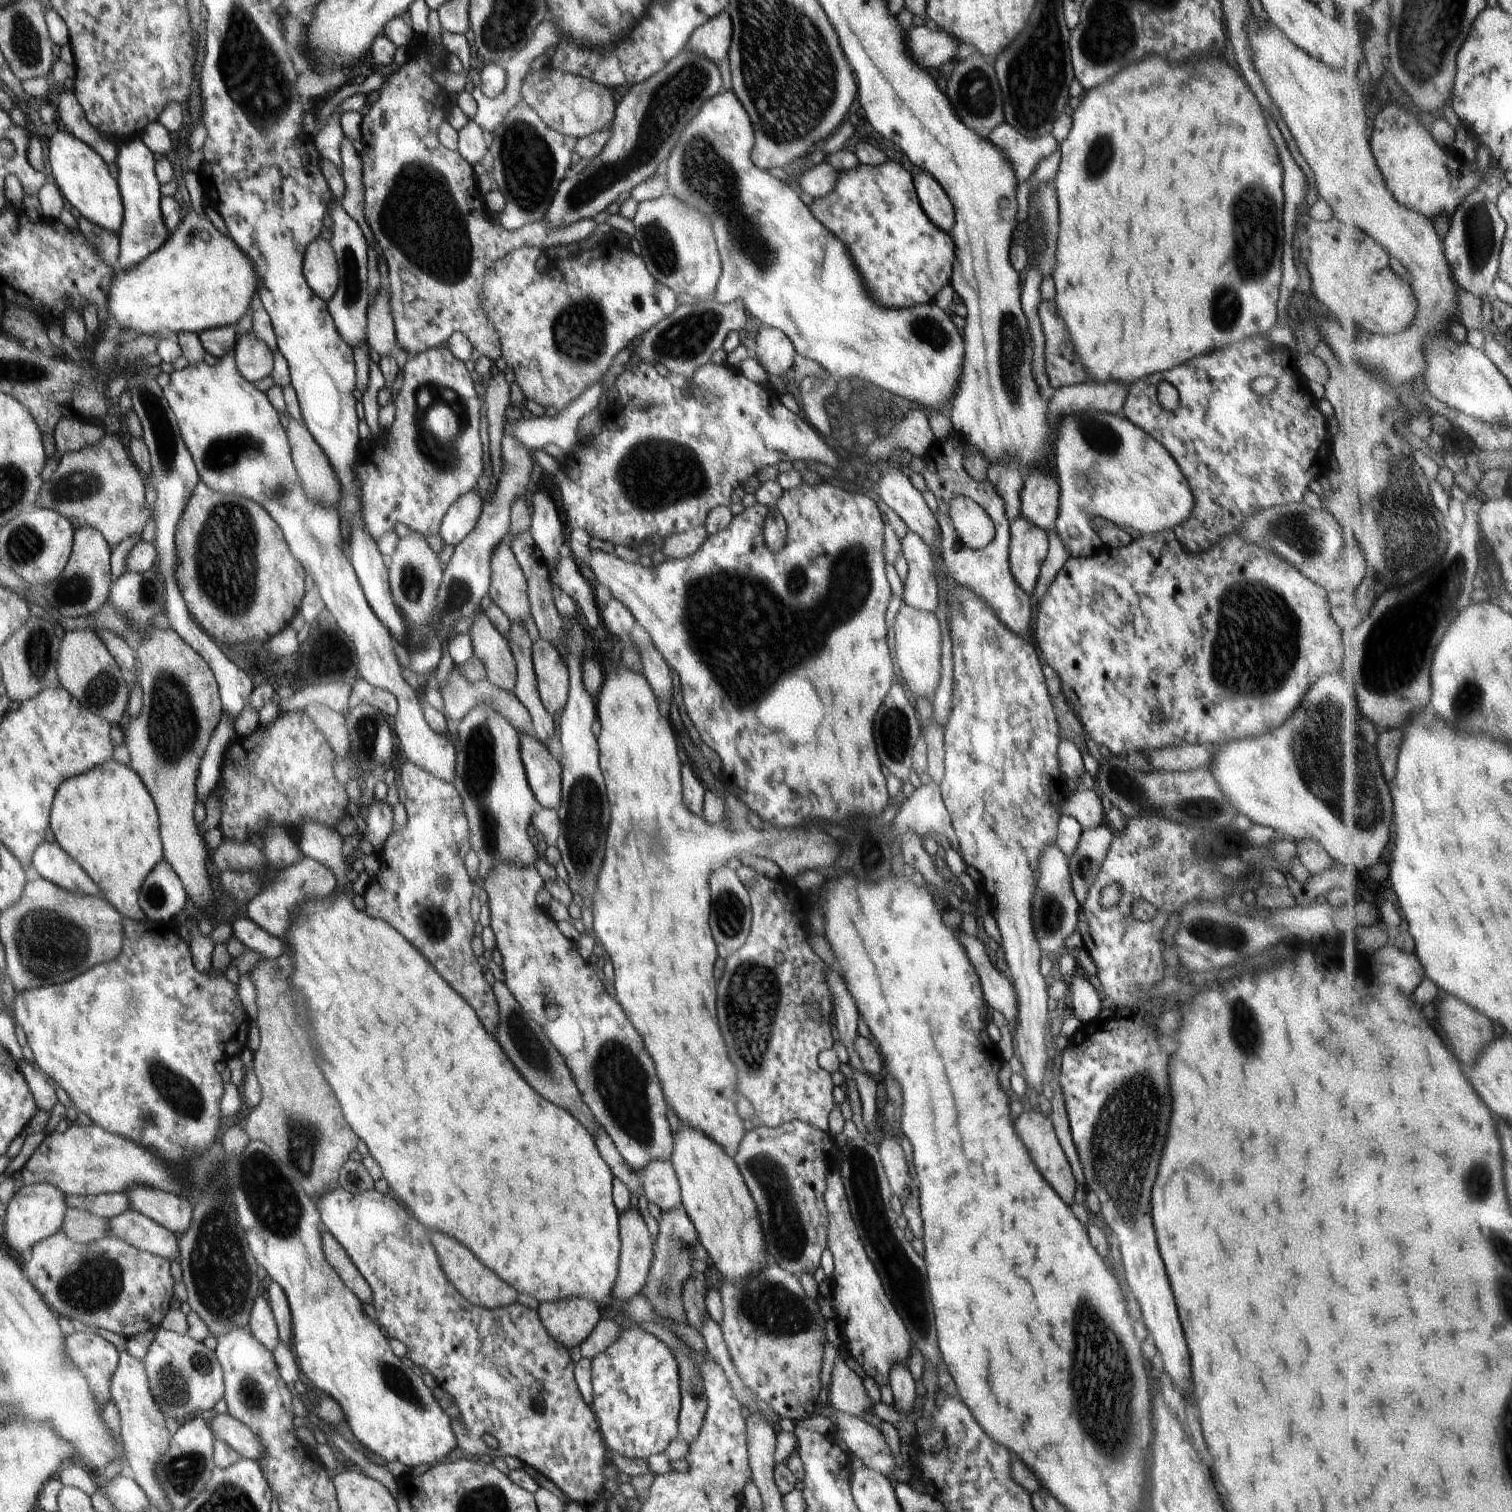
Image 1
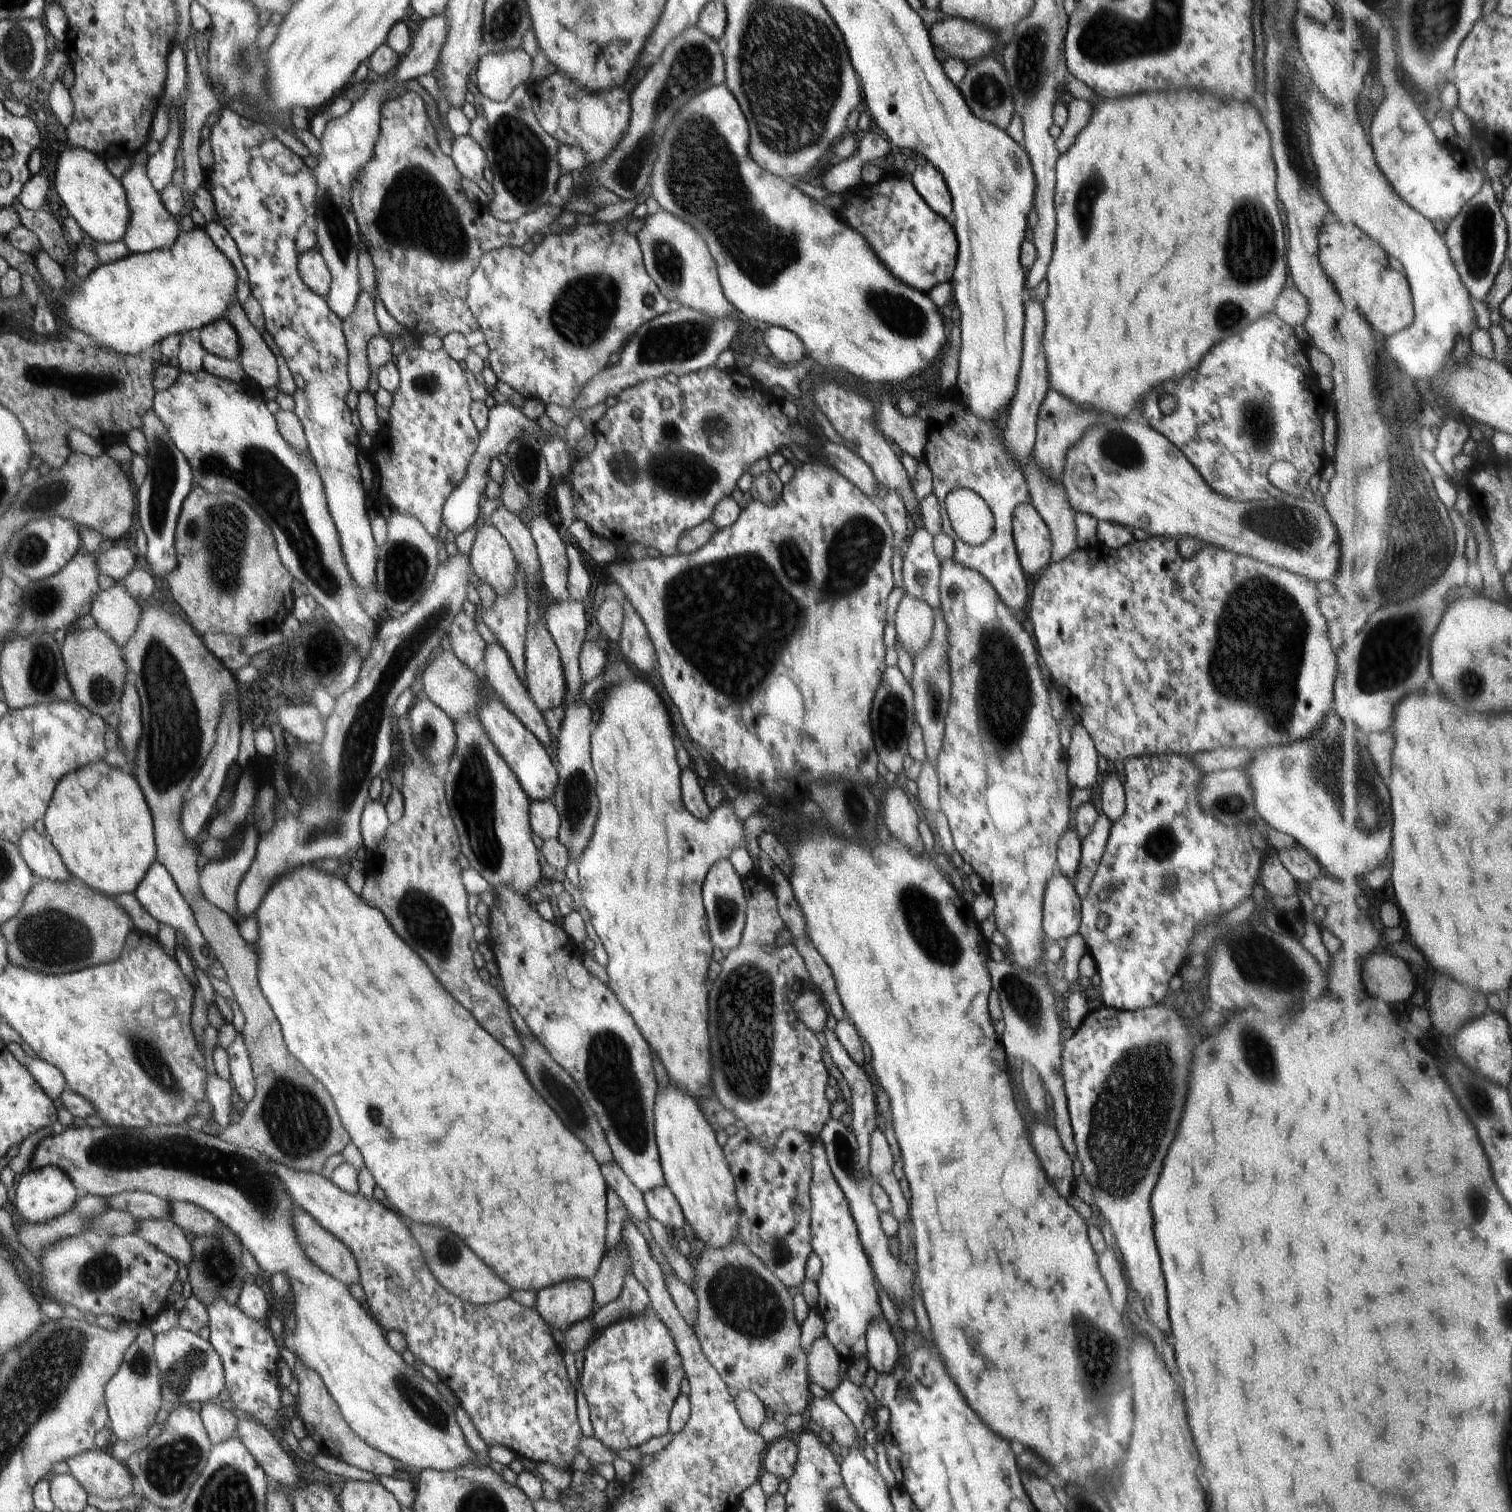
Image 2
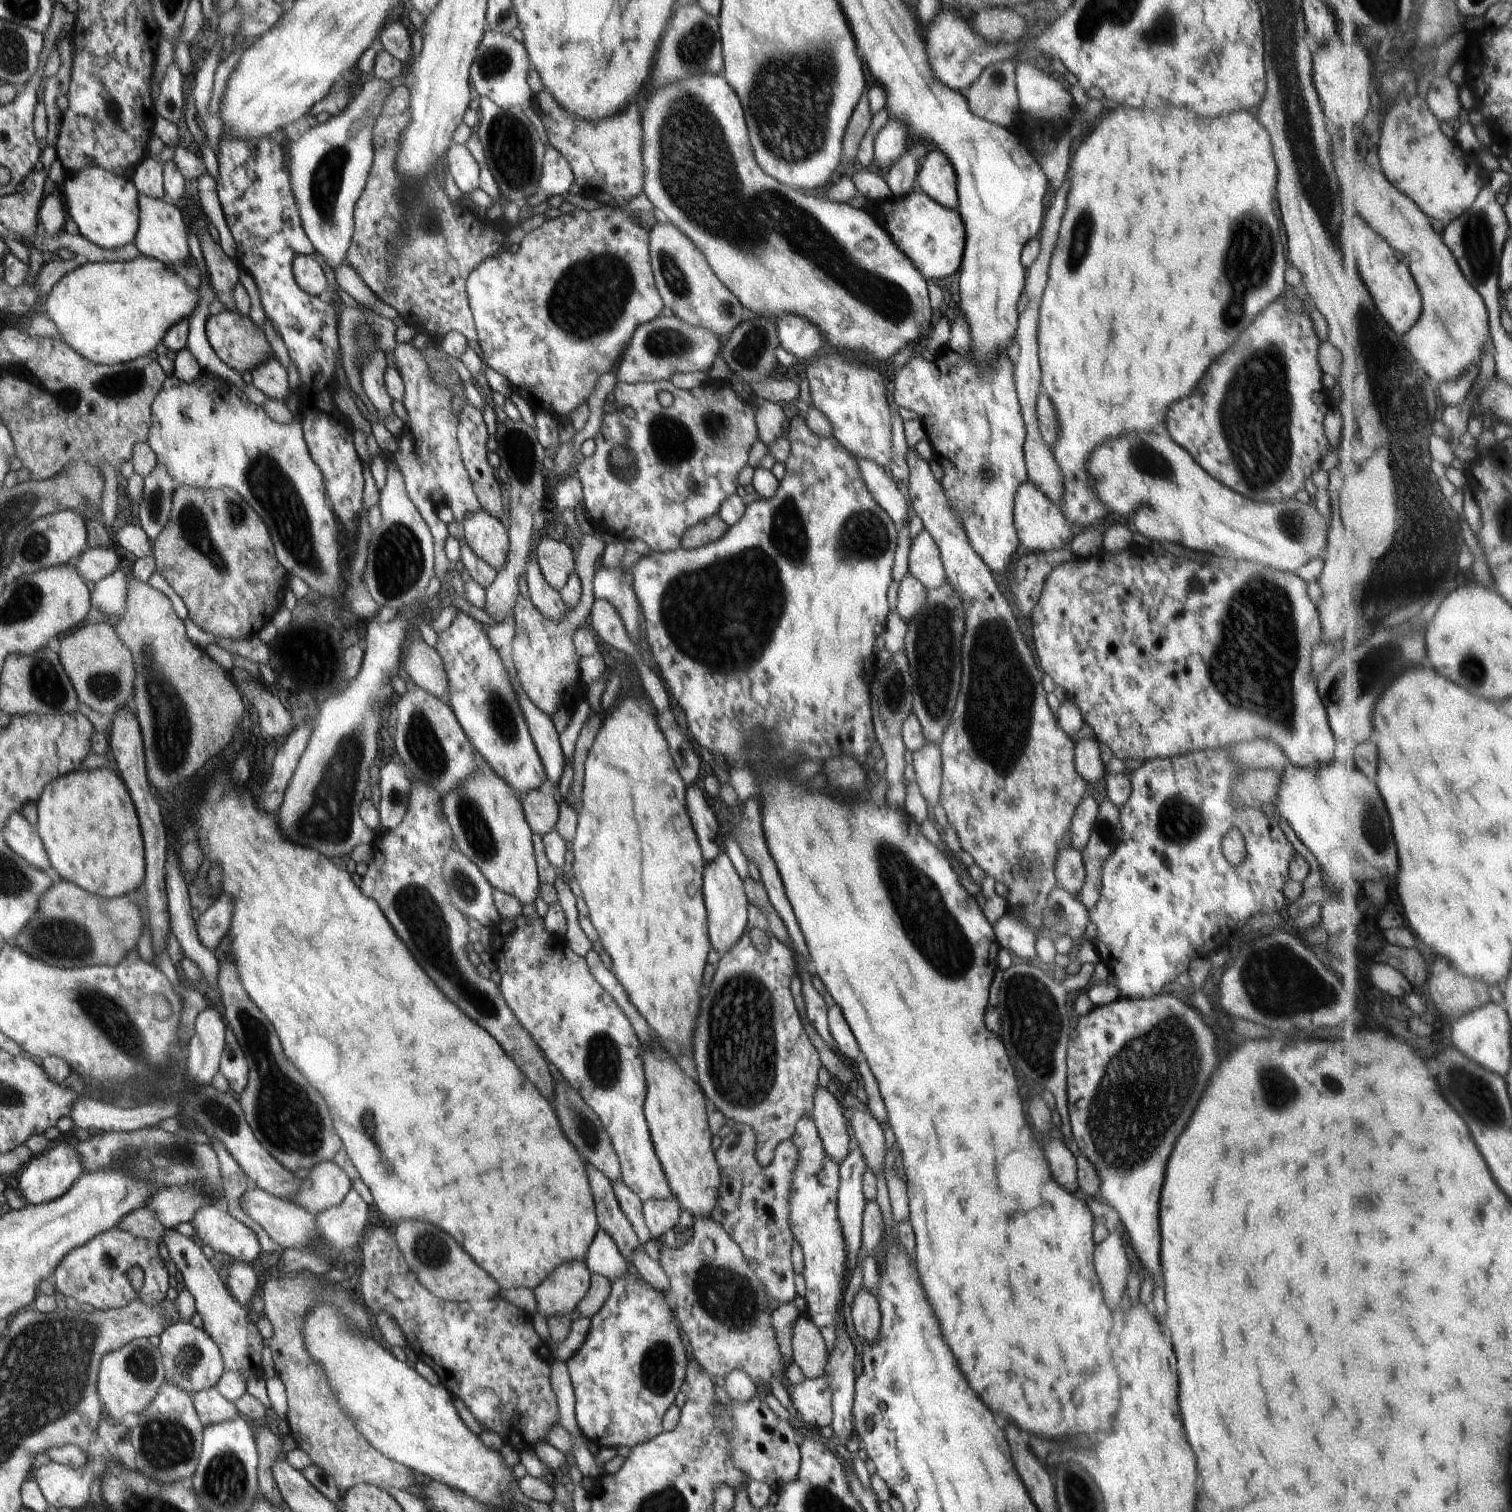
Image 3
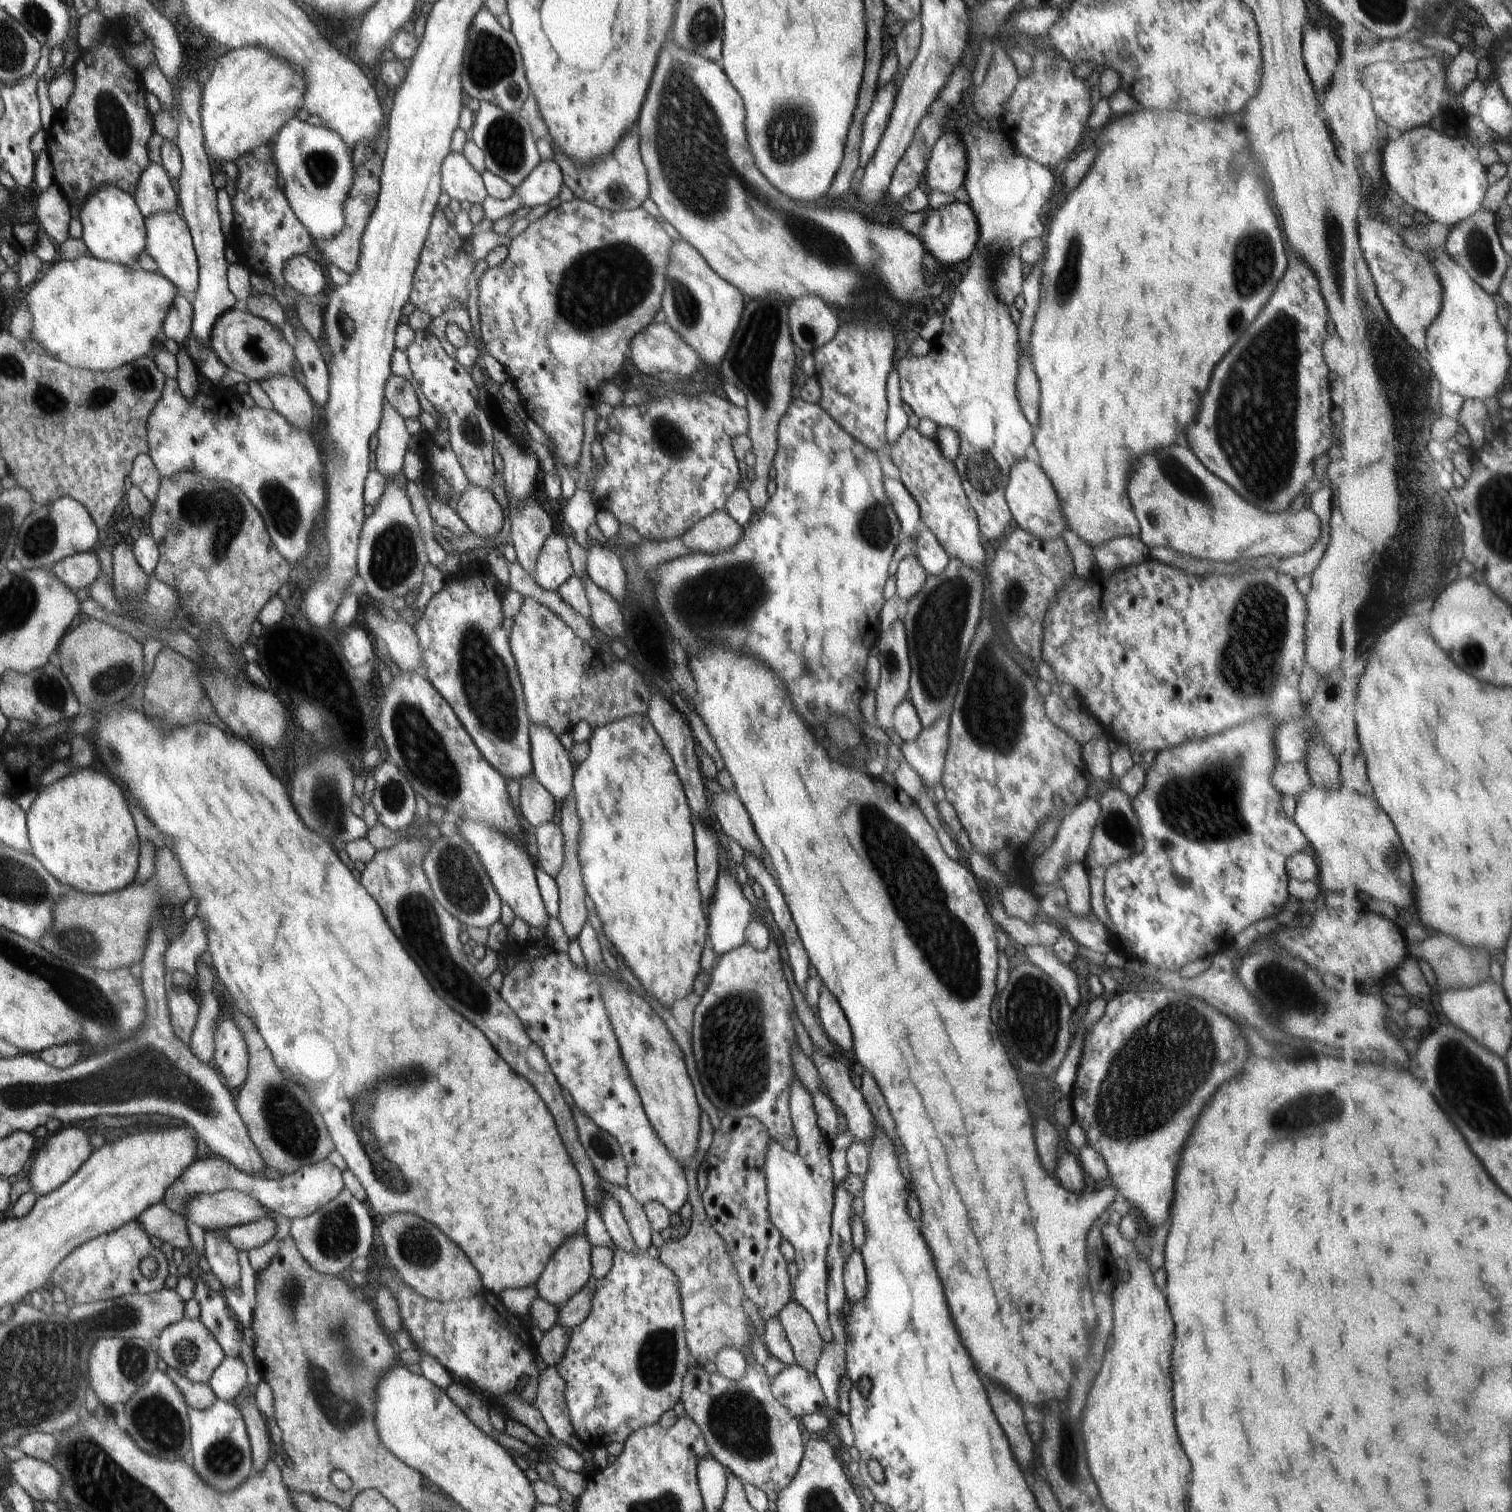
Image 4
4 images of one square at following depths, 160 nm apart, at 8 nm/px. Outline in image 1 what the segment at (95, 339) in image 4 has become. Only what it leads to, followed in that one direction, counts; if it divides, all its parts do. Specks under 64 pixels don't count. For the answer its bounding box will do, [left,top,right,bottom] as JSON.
[107,204,259,335]

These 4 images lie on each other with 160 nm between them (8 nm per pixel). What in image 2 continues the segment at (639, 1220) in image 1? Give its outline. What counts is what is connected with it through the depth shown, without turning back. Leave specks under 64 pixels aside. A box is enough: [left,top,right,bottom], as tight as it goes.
[590,1236,633,1307]

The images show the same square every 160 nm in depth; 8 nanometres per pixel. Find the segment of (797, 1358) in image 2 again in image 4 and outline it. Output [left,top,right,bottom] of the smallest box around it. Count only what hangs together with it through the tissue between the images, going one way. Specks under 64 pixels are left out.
[651,1110,750,1366]

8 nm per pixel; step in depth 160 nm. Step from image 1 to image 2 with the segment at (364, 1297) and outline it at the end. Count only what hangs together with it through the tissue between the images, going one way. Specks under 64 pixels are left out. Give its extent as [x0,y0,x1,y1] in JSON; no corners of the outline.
[293,1206,359,1287]

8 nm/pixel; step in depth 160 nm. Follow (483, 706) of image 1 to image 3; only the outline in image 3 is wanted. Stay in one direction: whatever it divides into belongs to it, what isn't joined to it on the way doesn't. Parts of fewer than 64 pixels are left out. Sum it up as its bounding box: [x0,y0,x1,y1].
[442,758,539,904]

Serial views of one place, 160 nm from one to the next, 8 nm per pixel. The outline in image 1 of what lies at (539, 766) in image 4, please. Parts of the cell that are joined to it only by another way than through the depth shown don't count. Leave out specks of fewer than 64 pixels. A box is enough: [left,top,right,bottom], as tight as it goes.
[469,613,517,693]

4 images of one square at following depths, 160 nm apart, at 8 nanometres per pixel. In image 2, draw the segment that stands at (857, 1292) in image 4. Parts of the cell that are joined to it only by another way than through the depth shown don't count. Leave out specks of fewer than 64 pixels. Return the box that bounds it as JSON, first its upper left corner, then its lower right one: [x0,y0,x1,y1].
[866,1316,899,1375]

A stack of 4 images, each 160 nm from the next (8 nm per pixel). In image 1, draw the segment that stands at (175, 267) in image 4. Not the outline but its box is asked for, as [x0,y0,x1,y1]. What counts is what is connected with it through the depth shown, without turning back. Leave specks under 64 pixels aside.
[116,138,169,273]

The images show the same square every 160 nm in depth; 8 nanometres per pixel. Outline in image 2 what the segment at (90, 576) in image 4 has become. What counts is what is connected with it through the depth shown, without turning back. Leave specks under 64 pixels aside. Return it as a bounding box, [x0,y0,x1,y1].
[95,543,136,581]

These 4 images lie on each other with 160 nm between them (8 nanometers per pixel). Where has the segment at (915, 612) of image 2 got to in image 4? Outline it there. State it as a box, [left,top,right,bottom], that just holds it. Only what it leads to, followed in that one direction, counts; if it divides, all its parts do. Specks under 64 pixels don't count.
[895,554,927,600]

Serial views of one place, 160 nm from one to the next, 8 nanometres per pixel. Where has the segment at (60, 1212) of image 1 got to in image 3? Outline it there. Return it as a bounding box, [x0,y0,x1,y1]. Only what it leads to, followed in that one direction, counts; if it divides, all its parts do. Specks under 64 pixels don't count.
[18,1142,84,1205]

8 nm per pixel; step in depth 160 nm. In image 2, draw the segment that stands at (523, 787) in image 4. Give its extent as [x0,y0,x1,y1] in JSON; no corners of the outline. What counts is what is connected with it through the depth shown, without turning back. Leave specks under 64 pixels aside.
[529,801,561,840]

